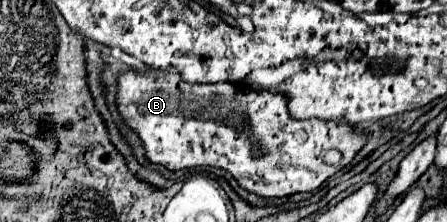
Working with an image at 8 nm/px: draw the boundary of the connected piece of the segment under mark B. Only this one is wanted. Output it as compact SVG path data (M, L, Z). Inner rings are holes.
M128 70L124 74L120 74L120 86L118 86L118 106L120 106L120 112L126 120L126 124L138 132L138 136L142 138L142 142L146 144L146 158L152 162L152 164L164 164L168 166L170 170L180 170L180 168L194 168L194 166L214 166L214 168L224 168L248 190L260 194L260 196L288 196L288 194L294 194L294 192L310 192L314 188L318 188L328 176L332 176L334 172L338 172L340 168L344 168L354 156L356 152L364 146L366 138L364 134L354 134L354 128L344 124L344 122L324 122L324 120L318 120L318 118L310 118L310 120L292 120L288 110L286 110L286 98L282 94L274 94L274 92L254 92L250 88L244 88L244 86L236 86L236 84L230 84L230 82L220 82L220 84L186 84L178 78L176 72L168 72L168 70L150 70L148 74L140 74L140 72L134 72L134 70ZM328 150L338 150L342 152L342 160L340 164L328 164L324 162L324 156Z

